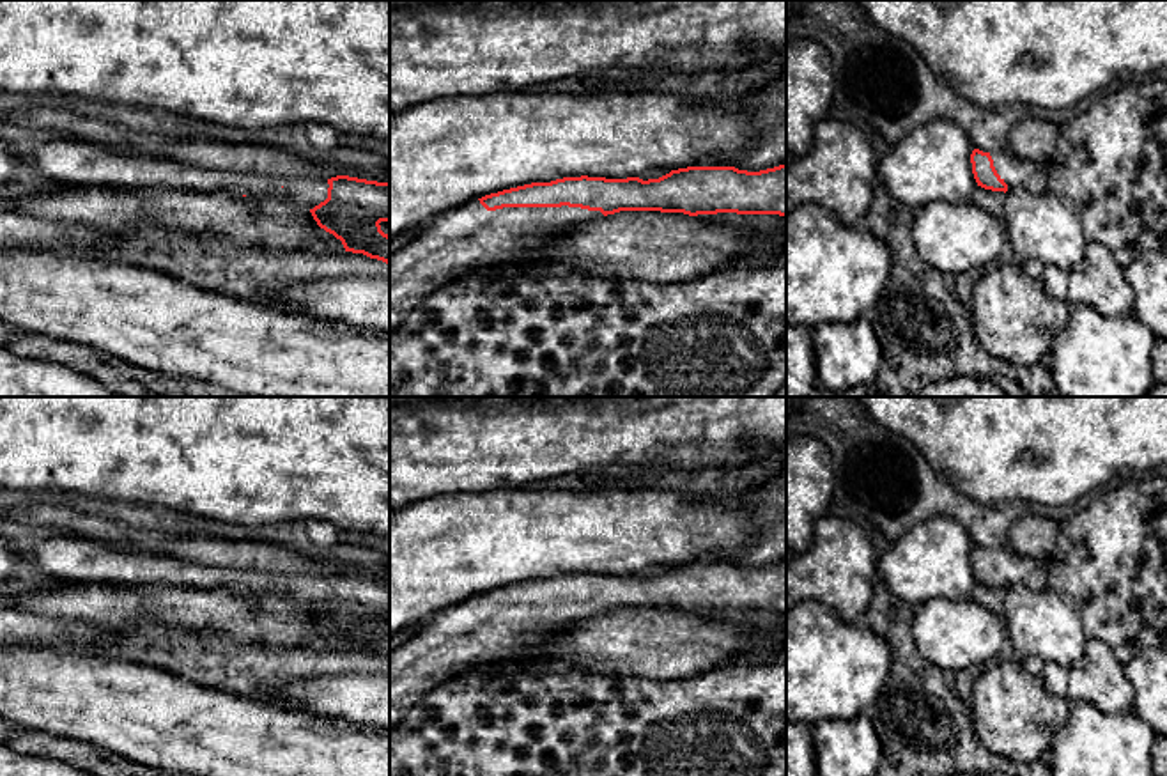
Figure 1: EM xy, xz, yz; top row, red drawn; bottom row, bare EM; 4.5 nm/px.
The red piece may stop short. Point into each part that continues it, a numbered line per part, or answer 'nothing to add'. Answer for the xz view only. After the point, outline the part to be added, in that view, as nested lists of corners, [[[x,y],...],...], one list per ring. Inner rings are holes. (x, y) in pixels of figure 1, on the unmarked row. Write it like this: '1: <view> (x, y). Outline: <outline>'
1: xz (457, 640). Outline: [[[480,597],[444,608],[390,654],[390,728],[429,691],[478,666],[514,661],[524,647],[602,613],[568,602],[487,608]]]

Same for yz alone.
1: yz (1015, 567). Outline: [[[1009,546],[993,547],[990,553],[1008,586],[1025,583],[1034,592],[1047,588],[1047,562],[1022,556]]]

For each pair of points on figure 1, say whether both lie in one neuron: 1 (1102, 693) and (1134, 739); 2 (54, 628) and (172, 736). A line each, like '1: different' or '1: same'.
1: different
2: different

